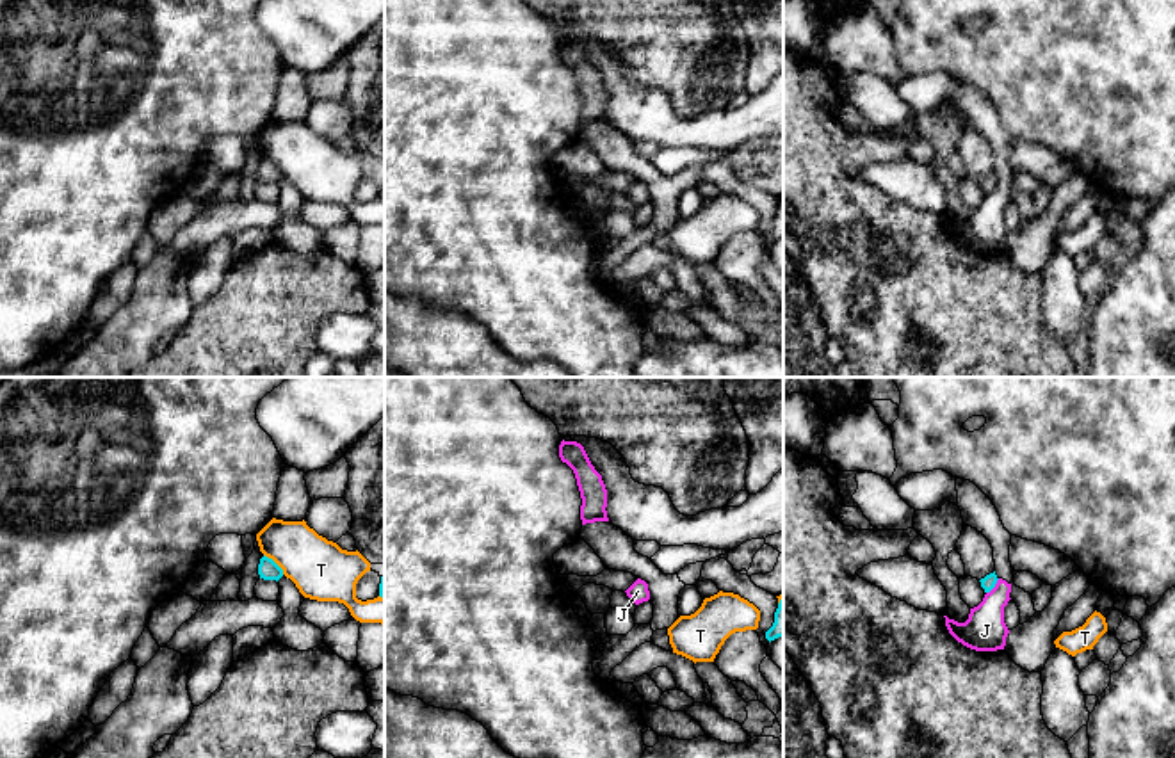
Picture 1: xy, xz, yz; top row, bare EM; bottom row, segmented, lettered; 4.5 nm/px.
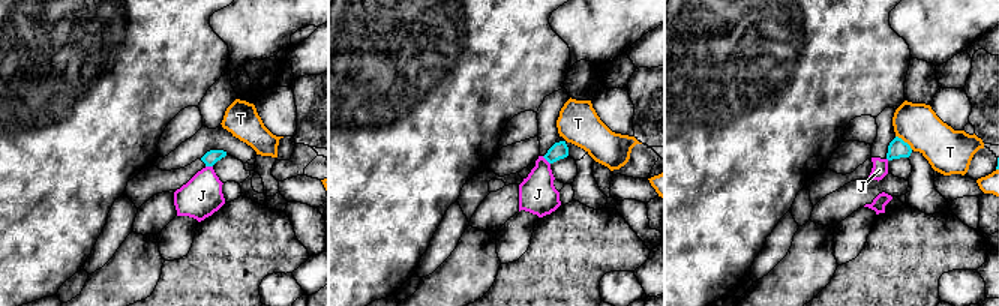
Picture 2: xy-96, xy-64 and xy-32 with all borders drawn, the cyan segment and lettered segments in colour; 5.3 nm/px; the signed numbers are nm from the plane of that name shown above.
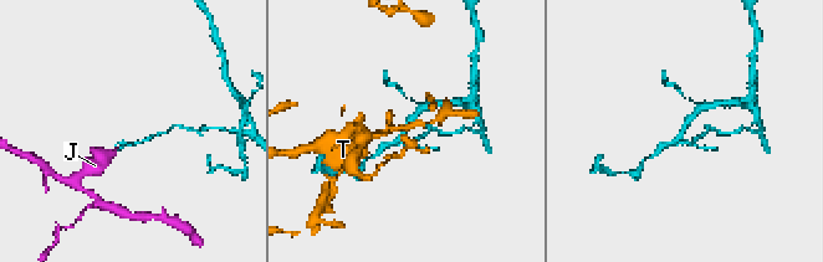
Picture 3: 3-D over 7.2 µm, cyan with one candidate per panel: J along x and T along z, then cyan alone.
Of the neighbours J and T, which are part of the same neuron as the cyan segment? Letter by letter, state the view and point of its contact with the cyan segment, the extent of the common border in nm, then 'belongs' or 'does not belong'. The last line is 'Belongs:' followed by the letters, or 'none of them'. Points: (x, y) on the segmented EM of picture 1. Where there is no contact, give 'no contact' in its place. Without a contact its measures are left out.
J: contact yz (994, 586); length 90 nm; does not belong
T: contact xy (275, 563); length 130 nm; does not belong
Belongs: none of them

